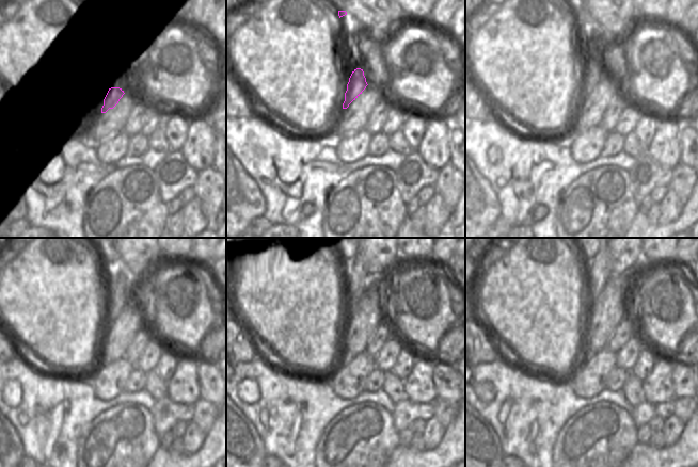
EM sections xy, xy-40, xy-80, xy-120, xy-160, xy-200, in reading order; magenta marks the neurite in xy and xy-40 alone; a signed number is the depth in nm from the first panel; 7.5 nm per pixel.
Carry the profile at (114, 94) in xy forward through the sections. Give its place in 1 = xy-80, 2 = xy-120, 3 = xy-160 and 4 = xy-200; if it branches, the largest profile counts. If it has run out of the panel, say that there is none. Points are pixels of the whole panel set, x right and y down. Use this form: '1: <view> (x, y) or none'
1: xy-80 (593, 73)
2: xy-120 (119, 288)
3: xy-160 (355, 276)
4: xy-200 (598, 271)

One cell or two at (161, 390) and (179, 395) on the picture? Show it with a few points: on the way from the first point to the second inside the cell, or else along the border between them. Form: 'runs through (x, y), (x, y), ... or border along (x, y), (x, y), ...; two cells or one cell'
border along (165, 383), (168, 393); two cells

